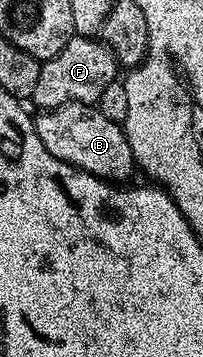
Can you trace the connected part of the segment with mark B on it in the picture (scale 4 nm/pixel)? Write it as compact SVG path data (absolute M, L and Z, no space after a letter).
M67 104L41 111L39 115L35 117L36 133L38 138L42 138L42 146L46 146L46 150L50 150L54 158L74 166L80 172L89 172L109 182L131 181L128 179L131 178L132 172L137 171L137 166L134 154L130 150L130 142L123 127L115 124L106 114L102 114L99 107L91 104Z

